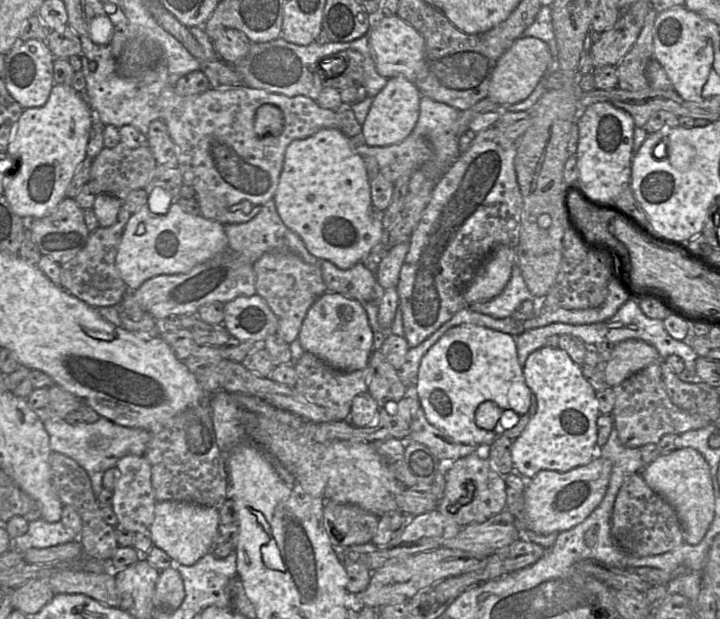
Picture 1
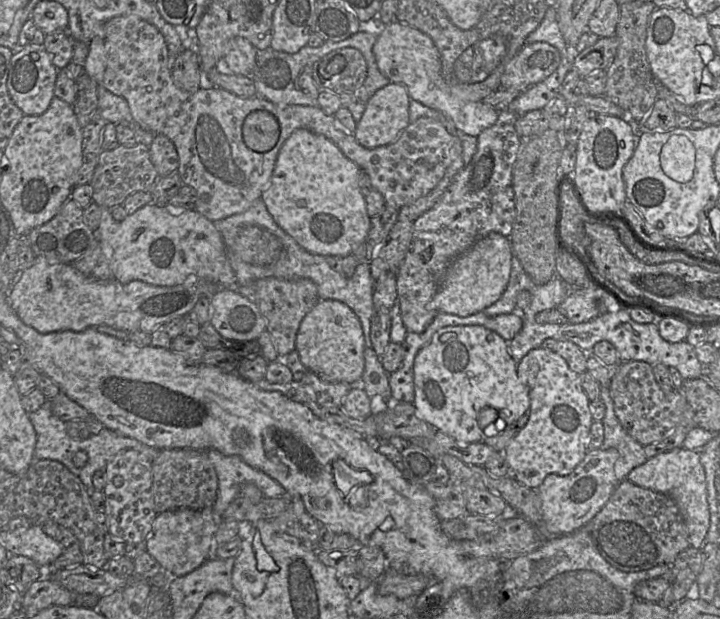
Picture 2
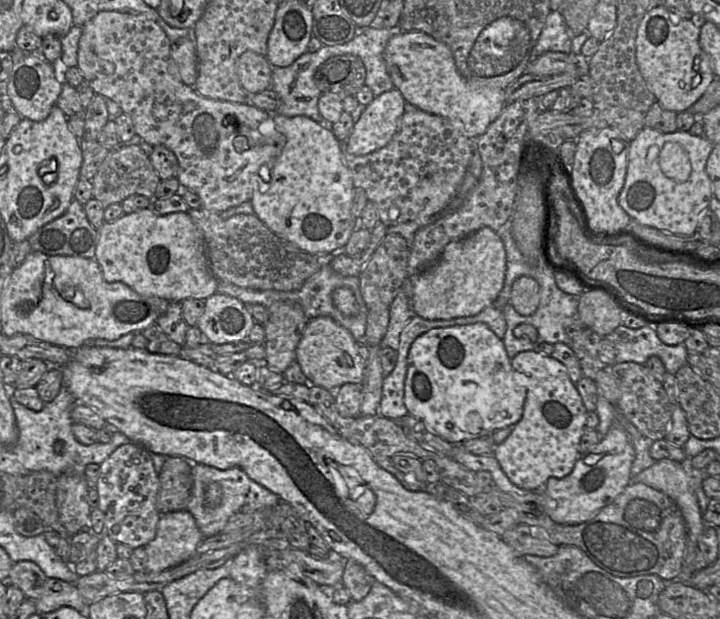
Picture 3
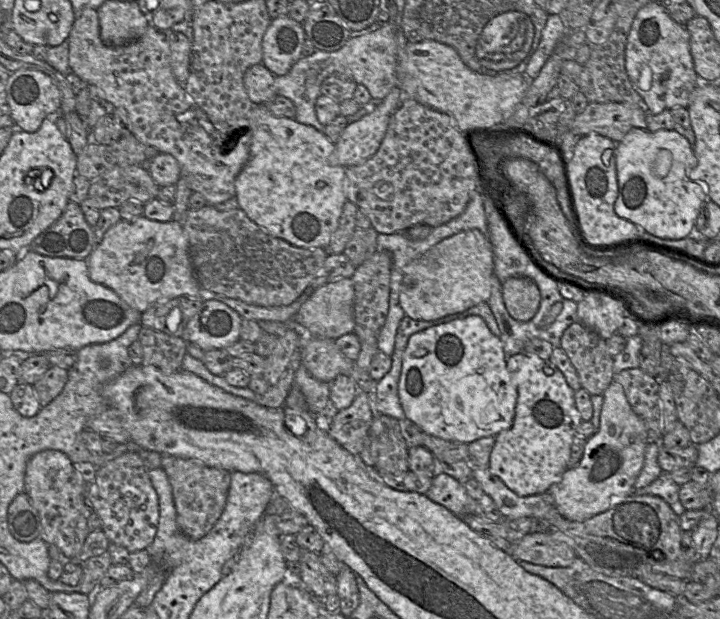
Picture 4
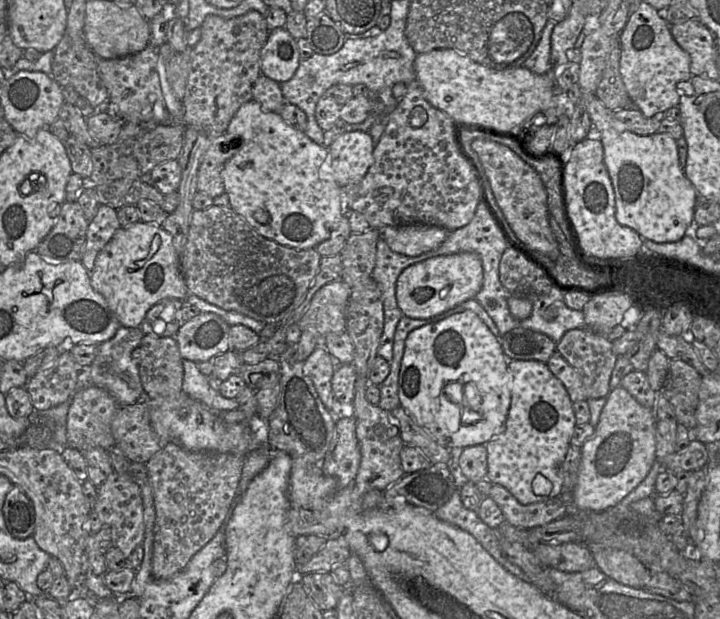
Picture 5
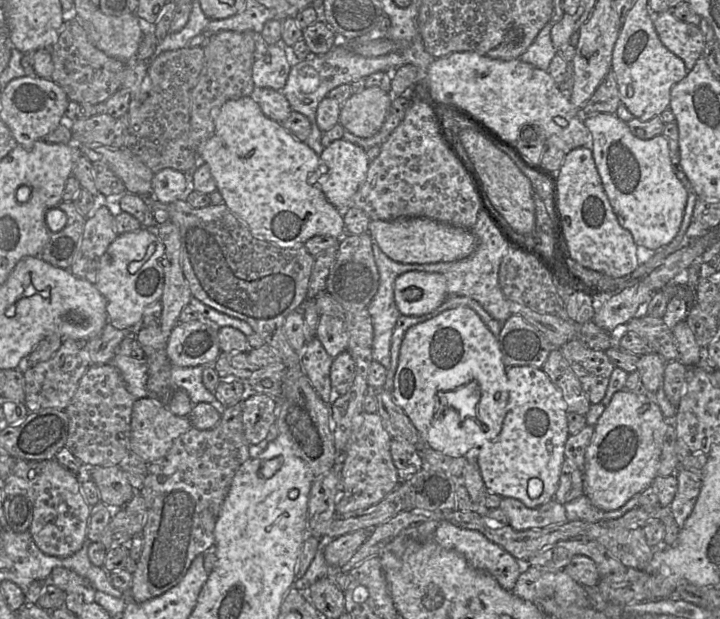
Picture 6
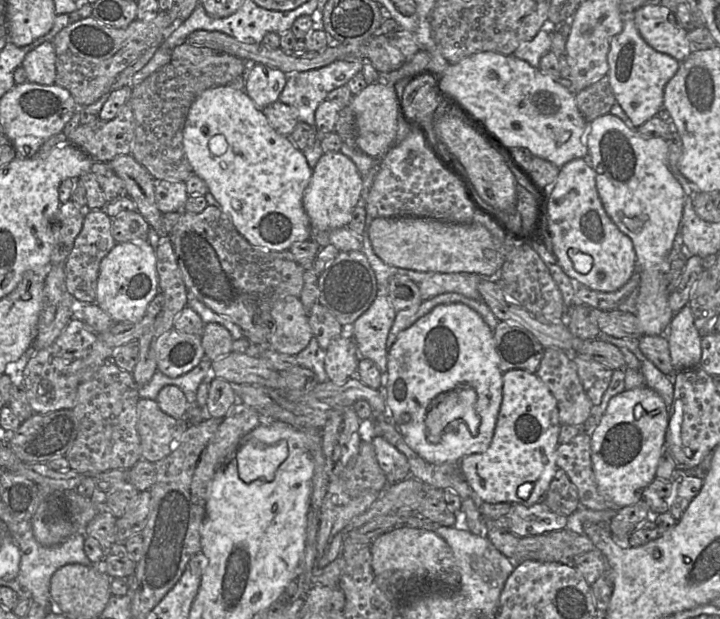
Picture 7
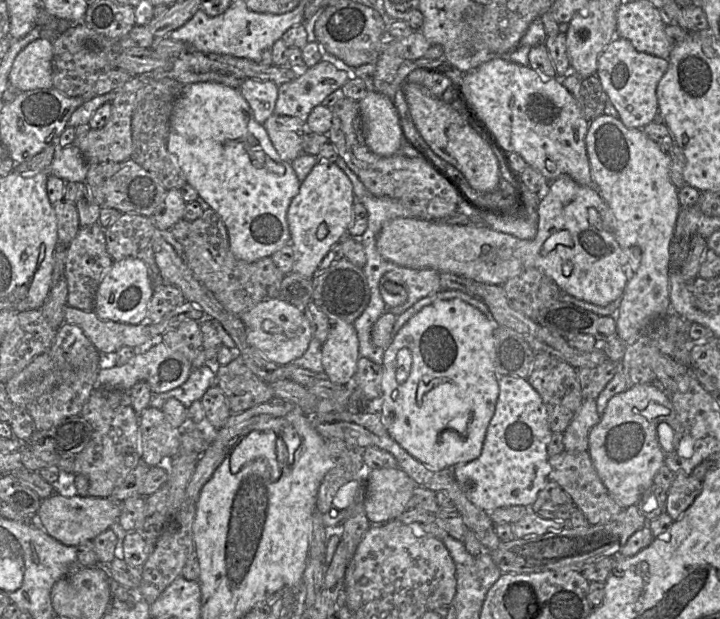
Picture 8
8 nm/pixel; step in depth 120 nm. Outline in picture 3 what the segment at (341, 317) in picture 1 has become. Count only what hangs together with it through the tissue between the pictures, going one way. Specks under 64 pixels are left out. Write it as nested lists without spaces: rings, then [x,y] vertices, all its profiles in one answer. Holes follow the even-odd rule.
[[[320,316],[307,321],[296,348],[296,361],[314,386],[328,391],[334,392],[347,383],[362,384],[364,378],[365,366],[359,355],[358,343],[349,330],[329,317]]]

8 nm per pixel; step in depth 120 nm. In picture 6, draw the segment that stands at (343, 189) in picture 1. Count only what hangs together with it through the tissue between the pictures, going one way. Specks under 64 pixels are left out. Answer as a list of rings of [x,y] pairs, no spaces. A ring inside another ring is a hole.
[[[251,96],[225,102],[215,118],[213,135],[200,146],[199,163],[207,163],[224,204],[243,221],[251,234],[281,248],[304,246],[313,236],[343,238],[346,233],[343,217],[325,197],[318,185],[308,182],[310,173],[319,173],[320,156],[306,142],[296,140],[282,126],[269,119]]]

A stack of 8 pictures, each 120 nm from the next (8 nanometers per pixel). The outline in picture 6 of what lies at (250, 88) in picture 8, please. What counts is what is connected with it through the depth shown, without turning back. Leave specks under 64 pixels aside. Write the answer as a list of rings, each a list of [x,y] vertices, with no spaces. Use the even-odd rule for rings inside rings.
[[[283,43],[268,45],[266,53],[255,59],[252,67],[252,79],[255,87],[282,90],[291,67]]]

